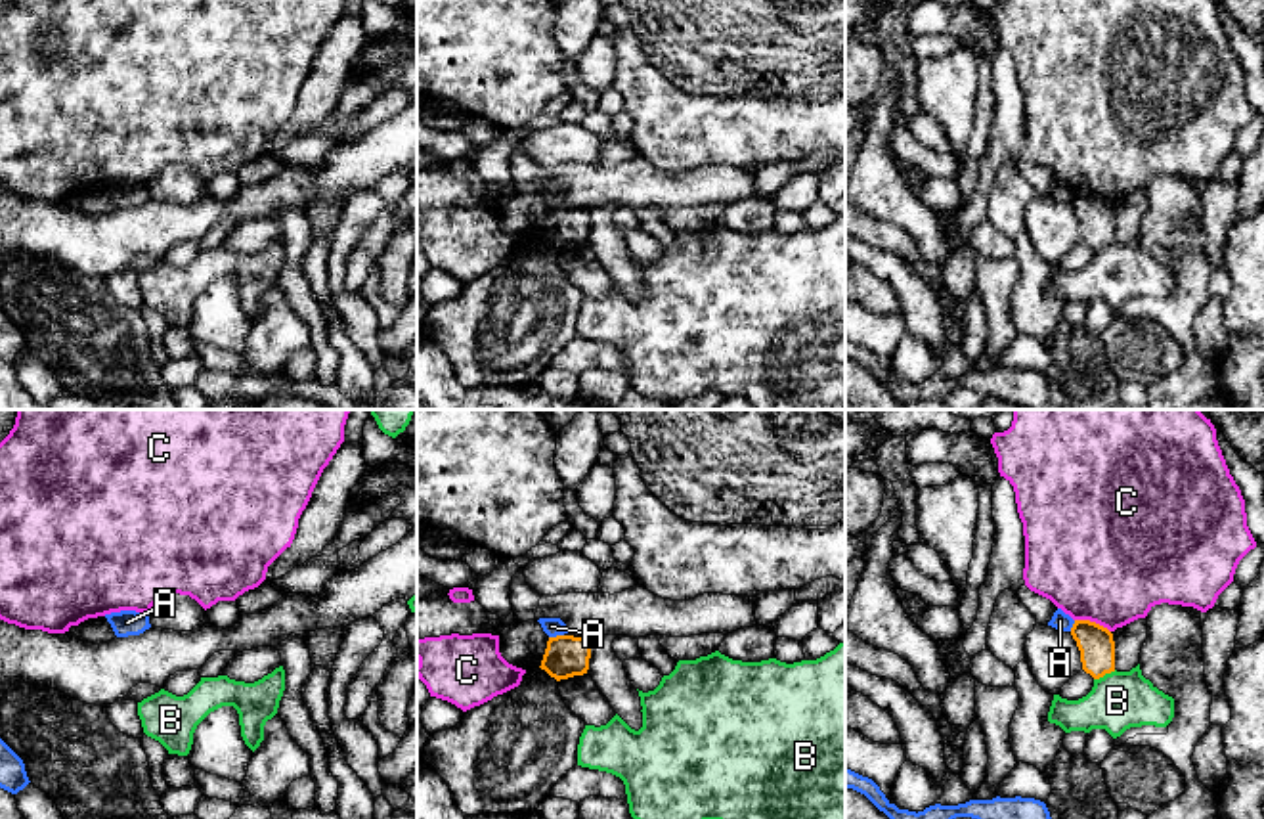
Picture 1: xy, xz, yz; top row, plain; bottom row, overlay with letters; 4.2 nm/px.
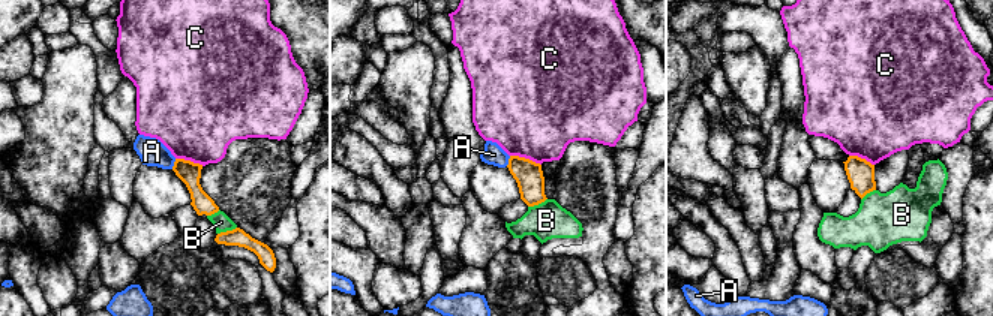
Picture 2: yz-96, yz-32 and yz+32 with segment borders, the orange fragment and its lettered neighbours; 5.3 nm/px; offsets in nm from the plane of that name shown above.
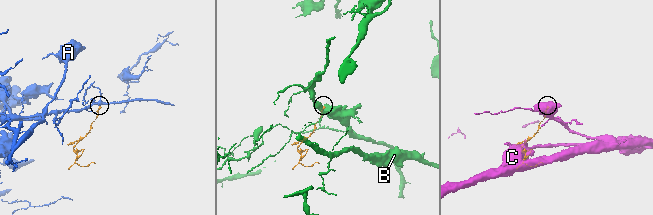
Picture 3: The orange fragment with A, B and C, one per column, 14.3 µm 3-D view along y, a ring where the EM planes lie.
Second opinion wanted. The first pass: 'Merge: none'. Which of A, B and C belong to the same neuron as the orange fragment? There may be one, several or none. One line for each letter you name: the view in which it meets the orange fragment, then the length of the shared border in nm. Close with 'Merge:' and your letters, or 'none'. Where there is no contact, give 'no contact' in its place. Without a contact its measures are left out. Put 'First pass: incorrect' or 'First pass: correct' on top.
First pass: correct
Merge: none

